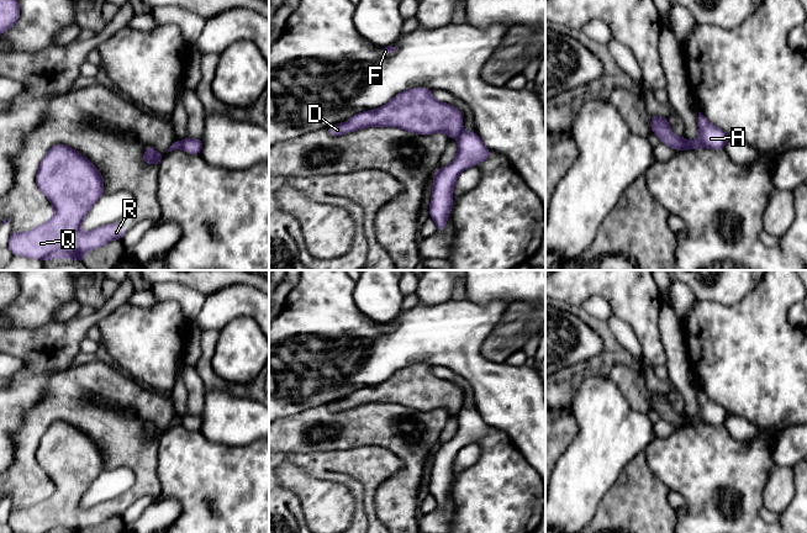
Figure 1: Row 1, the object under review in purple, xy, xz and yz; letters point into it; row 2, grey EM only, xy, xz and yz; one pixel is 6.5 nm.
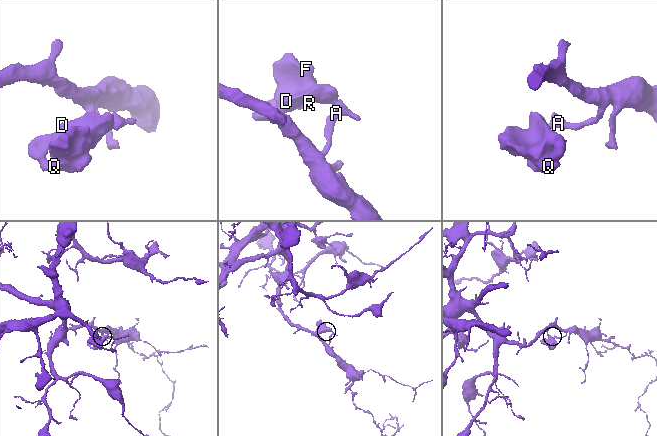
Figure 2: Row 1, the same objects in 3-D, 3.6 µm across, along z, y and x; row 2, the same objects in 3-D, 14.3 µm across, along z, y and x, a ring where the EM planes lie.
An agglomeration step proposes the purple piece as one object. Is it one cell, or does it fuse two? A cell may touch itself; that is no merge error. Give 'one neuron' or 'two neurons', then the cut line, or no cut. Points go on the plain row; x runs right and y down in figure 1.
two neurons; cut yz (686, 416), (684, 425)

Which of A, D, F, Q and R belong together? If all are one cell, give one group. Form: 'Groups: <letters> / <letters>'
Groups: A / D F Q R

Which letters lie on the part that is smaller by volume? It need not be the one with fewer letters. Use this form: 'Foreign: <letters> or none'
Foreign: D, F, Q, R

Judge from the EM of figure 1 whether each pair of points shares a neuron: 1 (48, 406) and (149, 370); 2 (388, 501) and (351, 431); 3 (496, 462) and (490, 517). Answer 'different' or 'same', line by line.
1: different
2: same
3: same

